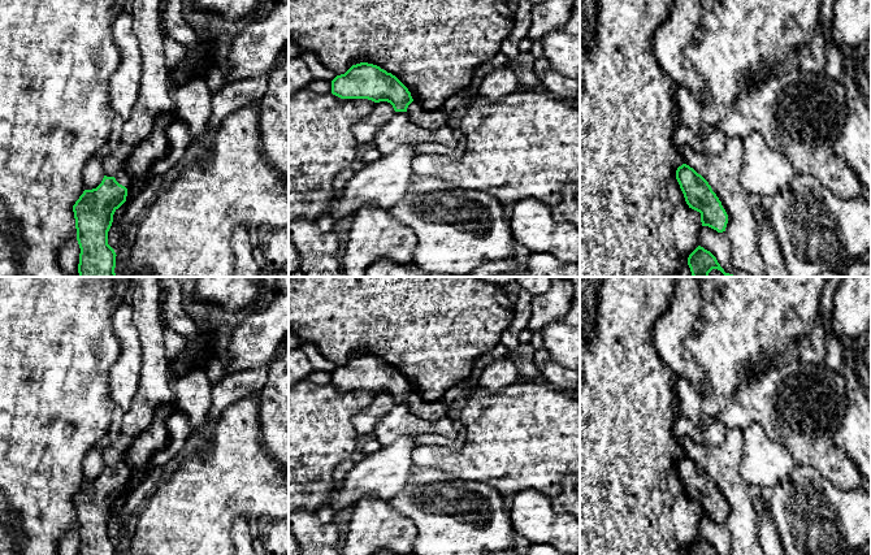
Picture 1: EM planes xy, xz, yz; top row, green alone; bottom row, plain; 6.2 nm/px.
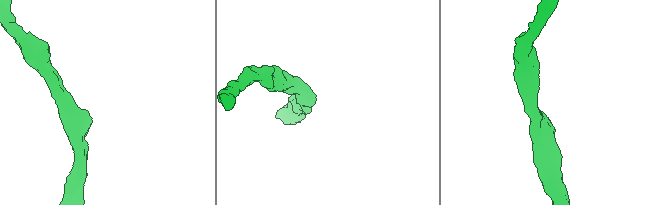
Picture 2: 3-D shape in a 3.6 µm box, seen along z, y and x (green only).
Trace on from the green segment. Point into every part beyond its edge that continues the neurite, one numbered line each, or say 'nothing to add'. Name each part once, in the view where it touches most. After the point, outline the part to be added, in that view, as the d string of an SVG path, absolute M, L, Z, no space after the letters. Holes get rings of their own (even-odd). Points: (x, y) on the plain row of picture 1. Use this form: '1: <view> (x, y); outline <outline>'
1: xy (121, 468); outline M122 460L114 467L116 472L125 477L127 481L131 478L131 469L129 465Z

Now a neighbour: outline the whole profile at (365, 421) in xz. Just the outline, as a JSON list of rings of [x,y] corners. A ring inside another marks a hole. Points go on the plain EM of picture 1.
[[[387,393],[376,394],[373,402],[354,416],[352,424],[359,435],[373,433],[376,425],[389,413],[395,402]]]

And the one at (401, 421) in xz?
[[[395,403],[389,413],[376,425],[374,438],[382,447],[408,435],[436,434],[448,439],[456,438],[452,420],[422,420],[406,403]]]

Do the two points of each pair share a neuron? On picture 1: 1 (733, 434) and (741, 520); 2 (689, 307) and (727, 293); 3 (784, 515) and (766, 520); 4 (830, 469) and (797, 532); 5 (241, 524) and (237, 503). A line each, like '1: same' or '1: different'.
1: same
2: different
3: different
4: different
5: different

